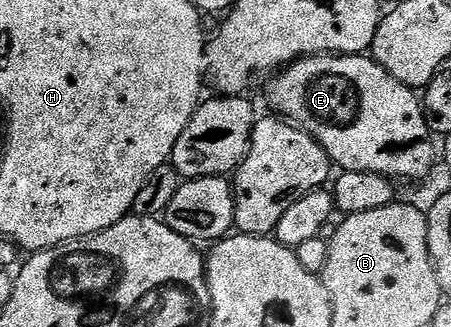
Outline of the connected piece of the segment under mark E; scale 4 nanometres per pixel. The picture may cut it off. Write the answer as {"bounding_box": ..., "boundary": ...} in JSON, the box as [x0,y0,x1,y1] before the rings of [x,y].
{"bounding_box":[273,54,434,181],"boundary":[[[366,54],[304,56],[287,64],[273,77],[275,113],[289,118],[327,152],[339,169],[375,172],[391,181],[418,180],[434,168],[434,144],[423,101],[415,89],[400,83],[384,66]]]}

